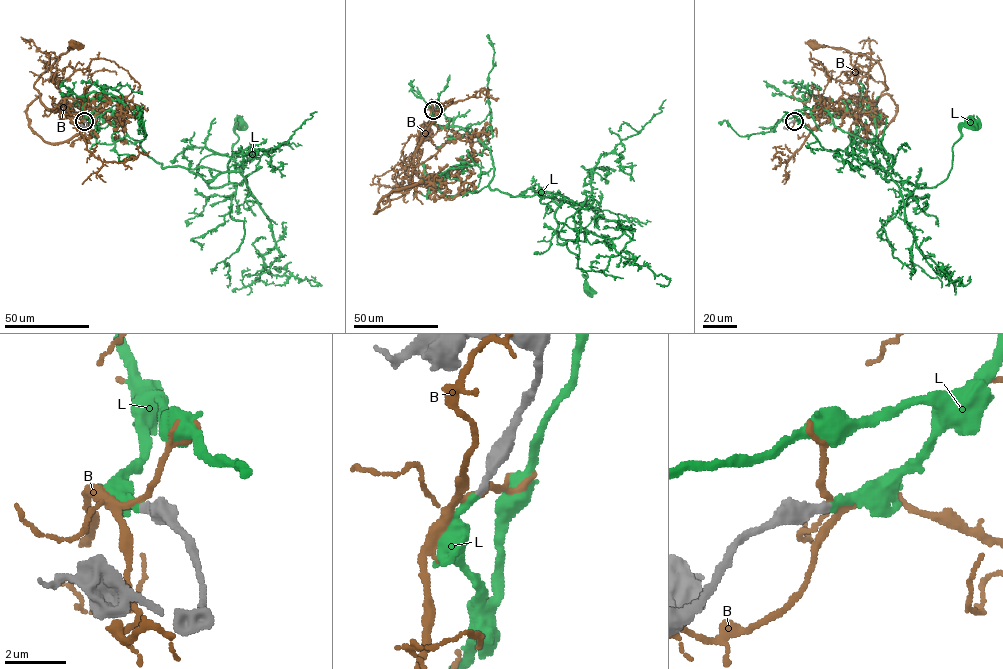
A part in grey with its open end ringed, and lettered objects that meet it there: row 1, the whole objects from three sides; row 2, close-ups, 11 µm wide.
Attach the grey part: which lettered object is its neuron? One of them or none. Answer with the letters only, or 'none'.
L

